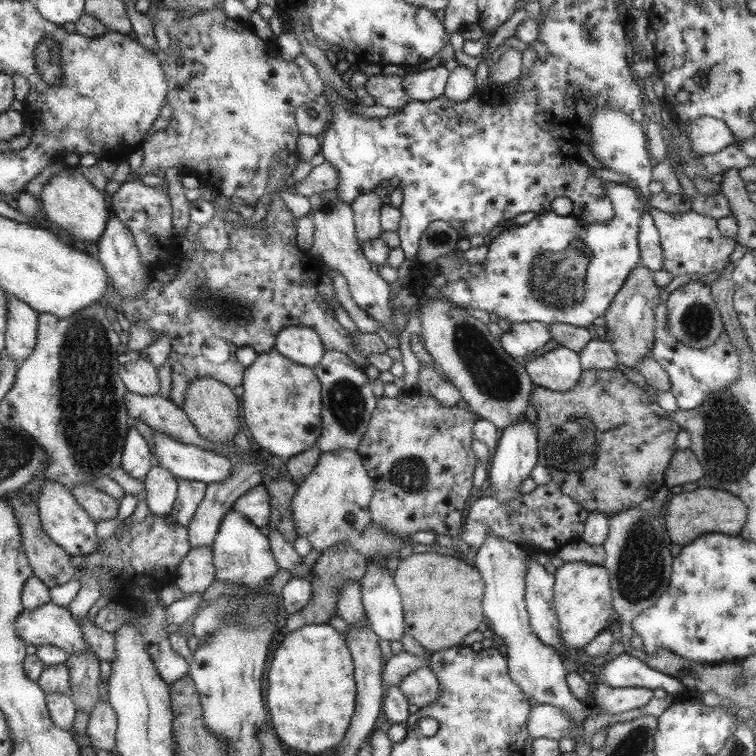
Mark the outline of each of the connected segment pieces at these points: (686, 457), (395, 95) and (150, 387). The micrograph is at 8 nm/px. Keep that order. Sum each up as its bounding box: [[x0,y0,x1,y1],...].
[[664,449,703,489],[362,73,410,108],[118,358,158,397]]

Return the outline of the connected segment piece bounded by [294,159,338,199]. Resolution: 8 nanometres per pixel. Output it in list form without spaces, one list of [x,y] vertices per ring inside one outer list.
[[[318,159],[314,162],[311,171],[294,184],[295,192],[308,199],[317,192],[327,192],[327,190],[334,189],[338,179],[336,173],[337,171],[331,167],[331,164]]]

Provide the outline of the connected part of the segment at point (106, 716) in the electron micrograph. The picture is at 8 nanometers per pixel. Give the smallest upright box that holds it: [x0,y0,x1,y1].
[86,702,116,752]

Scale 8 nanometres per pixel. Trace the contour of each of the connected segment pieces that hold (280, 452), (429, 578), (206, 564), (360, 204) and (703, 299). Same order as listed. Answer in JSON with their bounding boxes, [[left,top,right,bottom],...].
[[241,348,322,458],[393,552,483,651],[172,546,214,596],[350,189,382,246],[666,280,724,348]]

